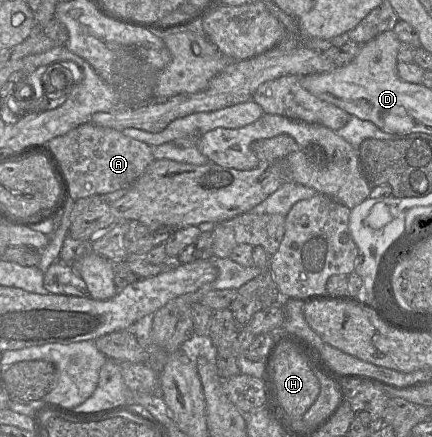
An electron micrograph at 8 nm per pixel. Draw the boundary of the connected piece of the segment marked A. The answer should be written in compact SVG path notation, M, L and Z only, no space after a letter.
M92 123L82 124L51 139L48 144L61 165L74 200L128 189L155 160L153 147L147 143L126 136L122 131Z

